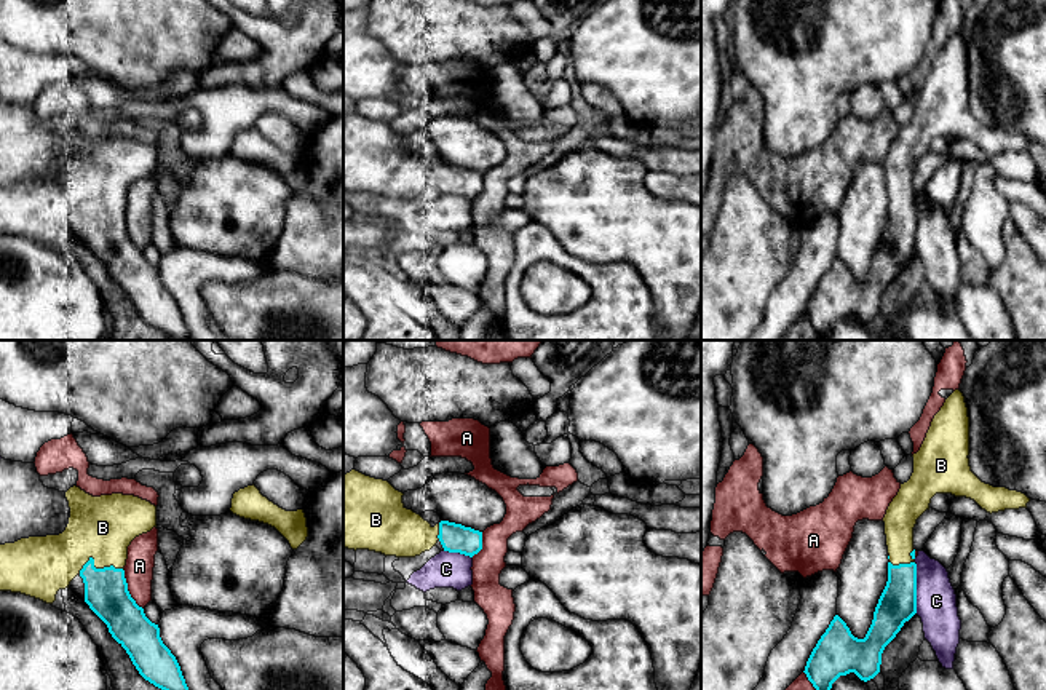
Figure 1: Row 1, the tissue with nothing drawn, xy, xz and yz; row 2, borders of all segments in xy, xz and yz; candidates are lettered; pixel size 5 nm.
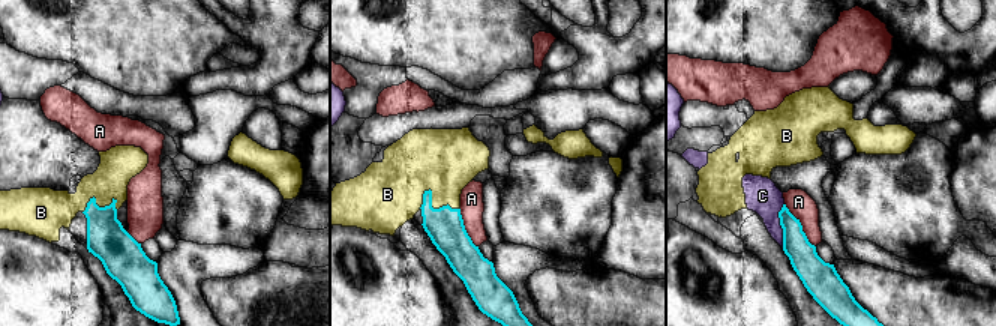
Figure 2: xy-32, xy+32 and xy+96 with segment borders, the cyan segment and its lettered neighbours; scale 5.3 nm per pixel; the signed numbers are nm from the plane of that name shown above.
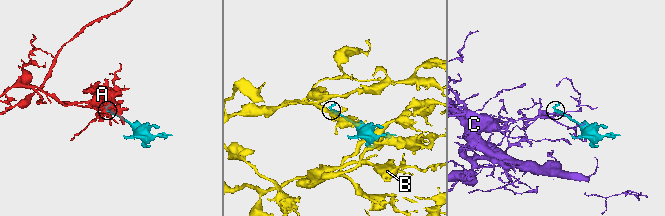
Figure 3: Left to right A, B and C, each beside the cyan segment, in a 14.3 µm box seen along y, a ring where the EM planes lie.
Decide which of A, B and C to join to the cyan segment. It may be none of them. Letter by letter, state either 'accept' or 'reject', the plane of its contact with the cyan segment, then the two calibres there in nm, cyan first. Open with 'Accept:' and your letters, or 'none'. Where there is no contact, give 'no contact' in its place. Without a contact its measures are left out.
Accept: B
A: reject | xy | 220/140 nm
B: accept | xy | 220/320 nm
C: reject | yz | 190/200 nm

